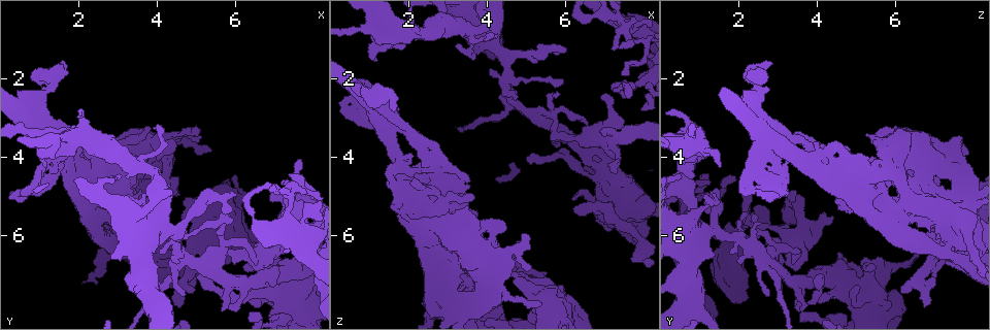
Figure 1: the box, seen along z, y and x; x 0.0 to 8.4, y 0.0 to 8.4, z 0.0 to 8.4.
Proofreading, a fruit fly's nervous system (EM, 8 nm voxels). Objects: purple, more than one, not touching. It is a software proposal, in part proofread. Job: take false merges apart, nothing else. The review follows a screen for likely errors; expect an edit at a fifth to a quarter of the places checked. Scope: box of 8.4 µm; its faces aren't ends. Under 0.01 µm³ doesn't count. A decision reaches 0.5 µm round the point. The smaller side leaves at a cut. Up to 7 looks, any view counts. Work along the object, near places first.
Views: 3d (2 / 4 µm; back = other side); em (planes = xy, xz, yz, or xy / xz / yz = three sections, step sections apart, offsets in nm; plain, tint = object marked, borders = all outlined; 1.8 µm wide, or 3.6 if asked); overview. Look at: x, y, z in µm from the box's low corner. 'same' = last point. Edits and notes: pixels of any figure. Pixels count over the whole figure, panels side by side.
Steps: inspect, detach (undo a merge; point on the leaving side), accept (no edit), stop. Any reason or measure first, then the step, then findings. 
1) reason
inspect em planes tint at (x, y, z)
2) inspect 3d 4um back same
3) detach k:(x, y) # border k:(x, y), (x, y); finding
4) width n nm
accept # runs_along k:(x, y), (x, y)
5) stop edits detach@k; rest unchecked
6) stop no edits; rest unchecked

thick turns thin
inspect 3d 4um at (7.50, 7.10, 5.00)

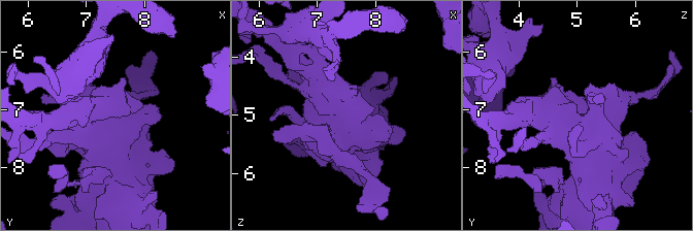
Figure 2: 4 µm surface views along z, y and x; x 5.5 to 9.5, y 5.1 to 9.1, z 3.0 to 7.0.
inspect em 3.6um planes tint at (7.50, 7.15, 5.00)

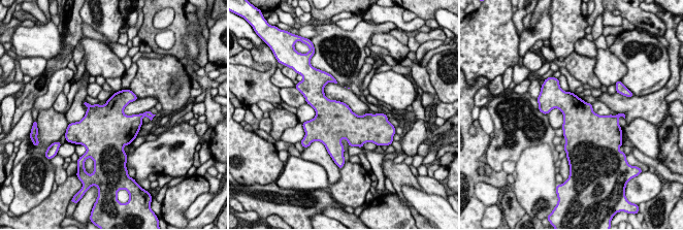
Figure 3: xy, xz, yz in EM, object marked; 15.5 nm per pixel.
accept # continuous, no second cell

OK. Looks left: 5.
abrupt turn
inspect 3d 4um at (5.65, 5.30, 7.60)

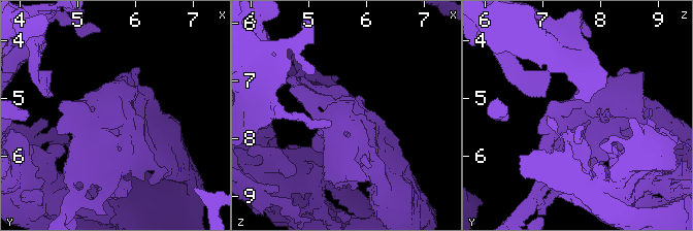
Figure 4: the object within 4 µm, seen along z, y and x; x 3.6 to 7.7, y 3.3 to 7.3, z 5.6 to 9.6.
inspect em planes plain at (5.65, 5.40, 7.60)

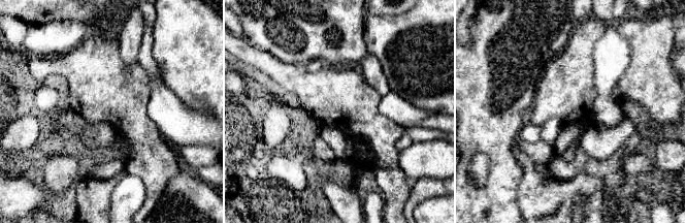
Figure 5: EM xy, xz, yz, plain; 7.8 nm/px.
inspect em planes tint same

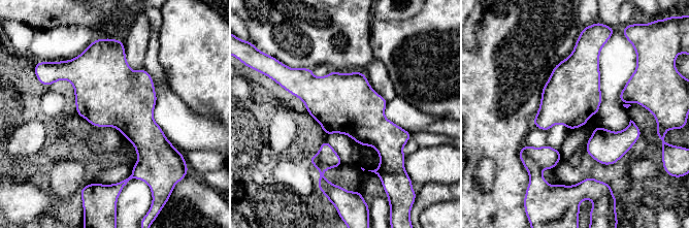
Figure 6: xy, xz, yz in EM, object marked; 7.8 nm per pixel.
accept # continuous, no second cell

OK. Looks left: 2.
side arm on a straight run
inspect em 3.6um xy step 16 tint at (1.05, 3.15, 2.60)

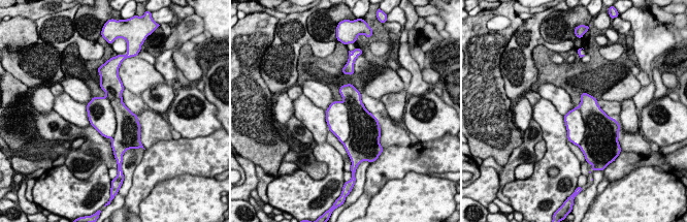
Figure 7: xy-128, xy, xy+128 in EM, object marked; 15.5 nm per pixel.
detach 7:(101, 115) # border 7:(106, 96), (116, 120), (112, 137); two cells meet here

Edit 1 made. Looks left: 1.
stop edits detach@7; rest unchecked

